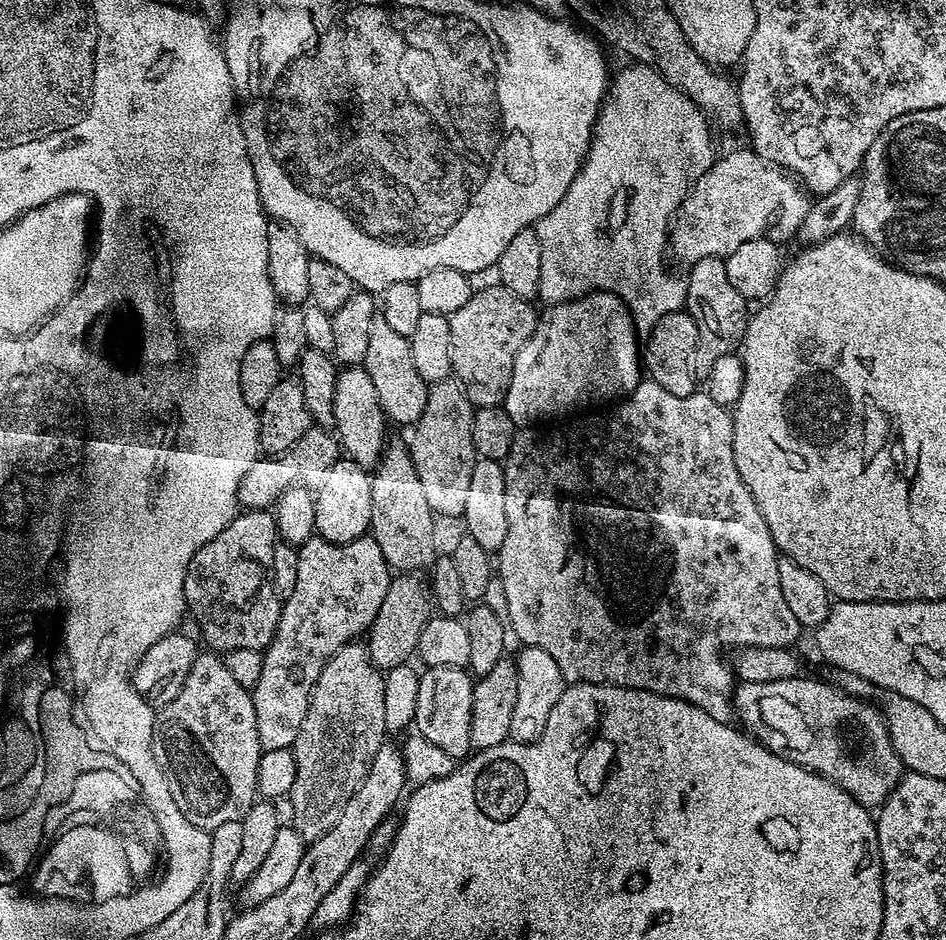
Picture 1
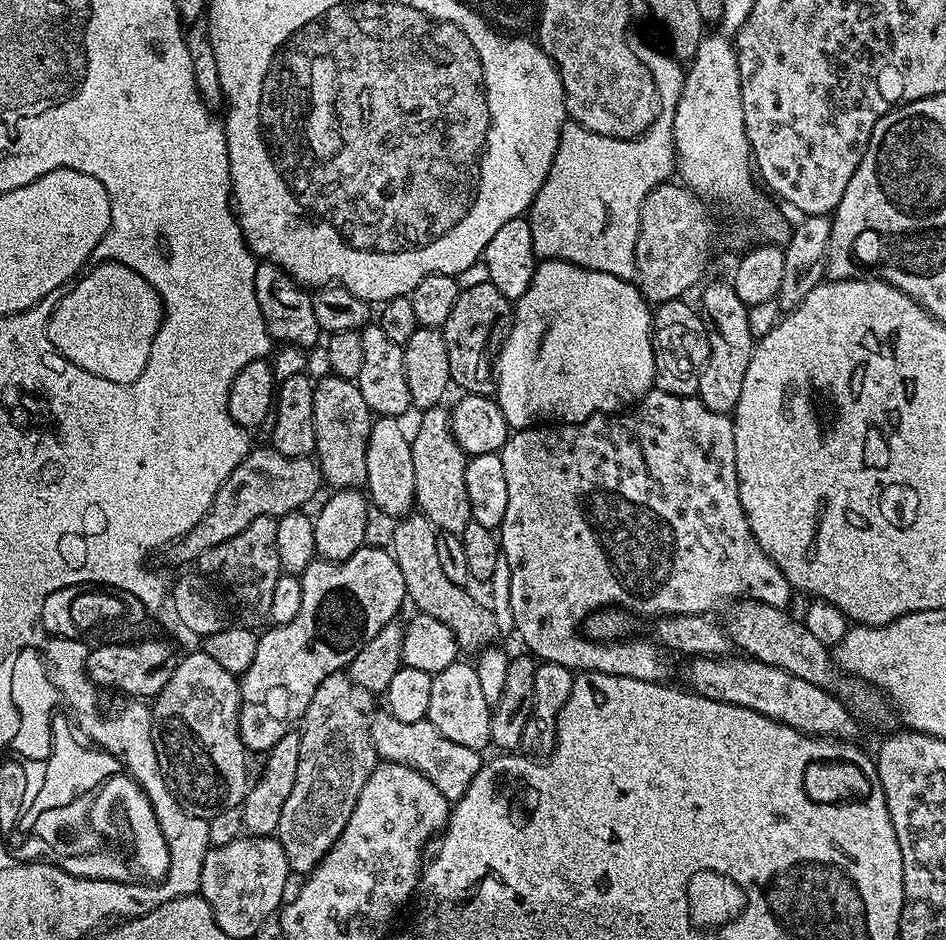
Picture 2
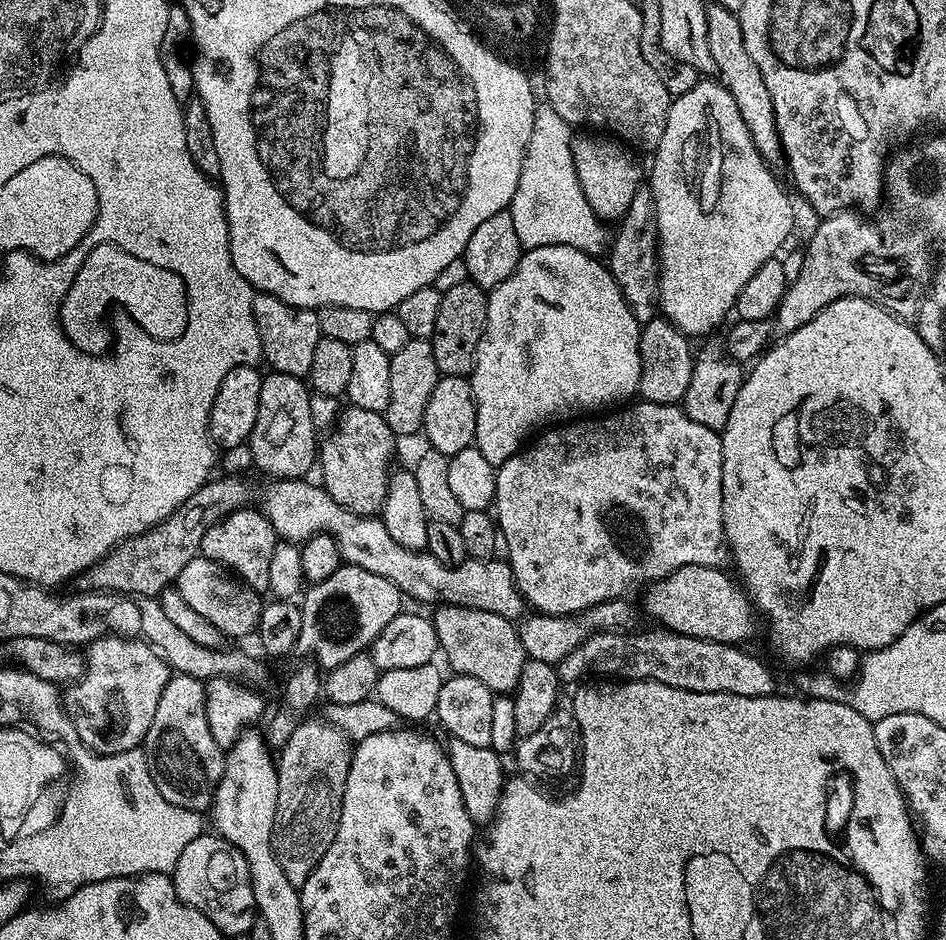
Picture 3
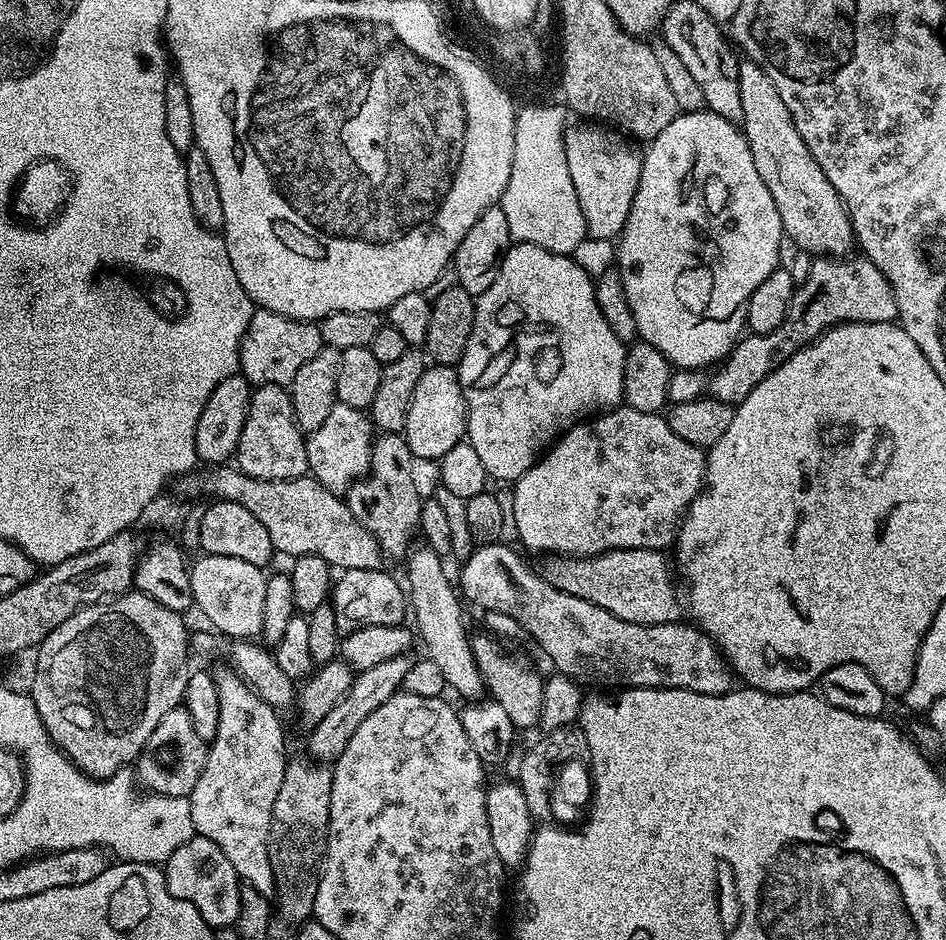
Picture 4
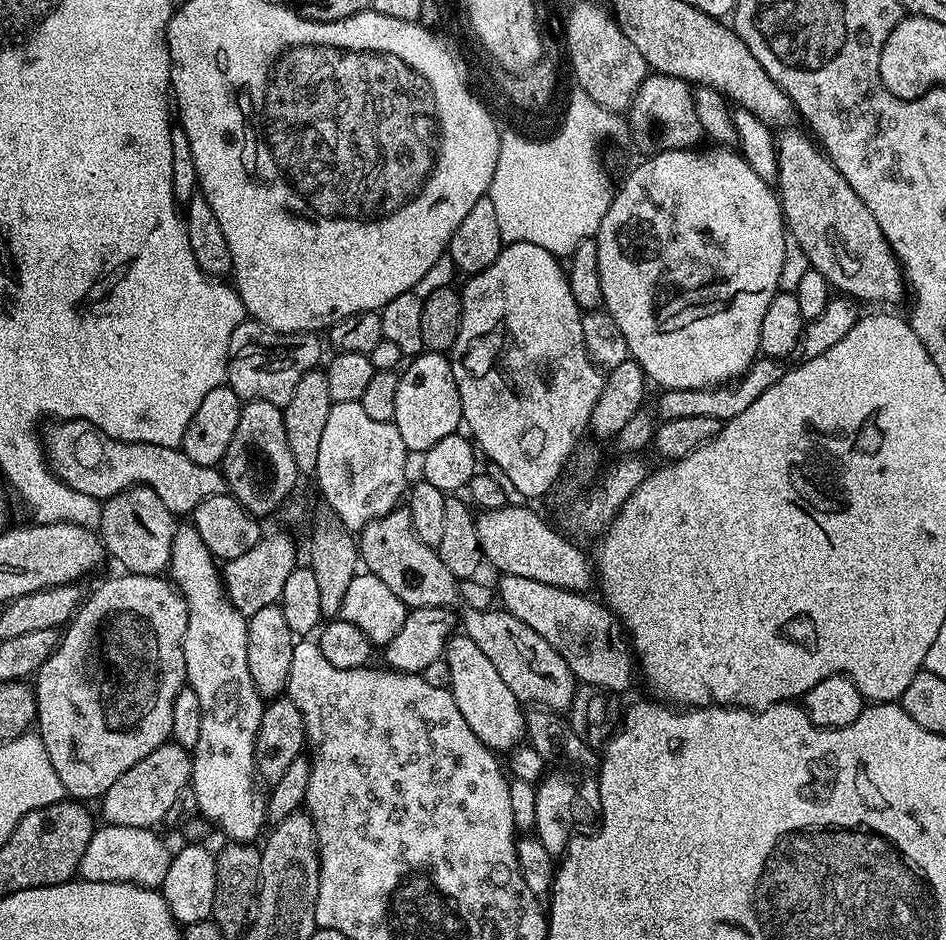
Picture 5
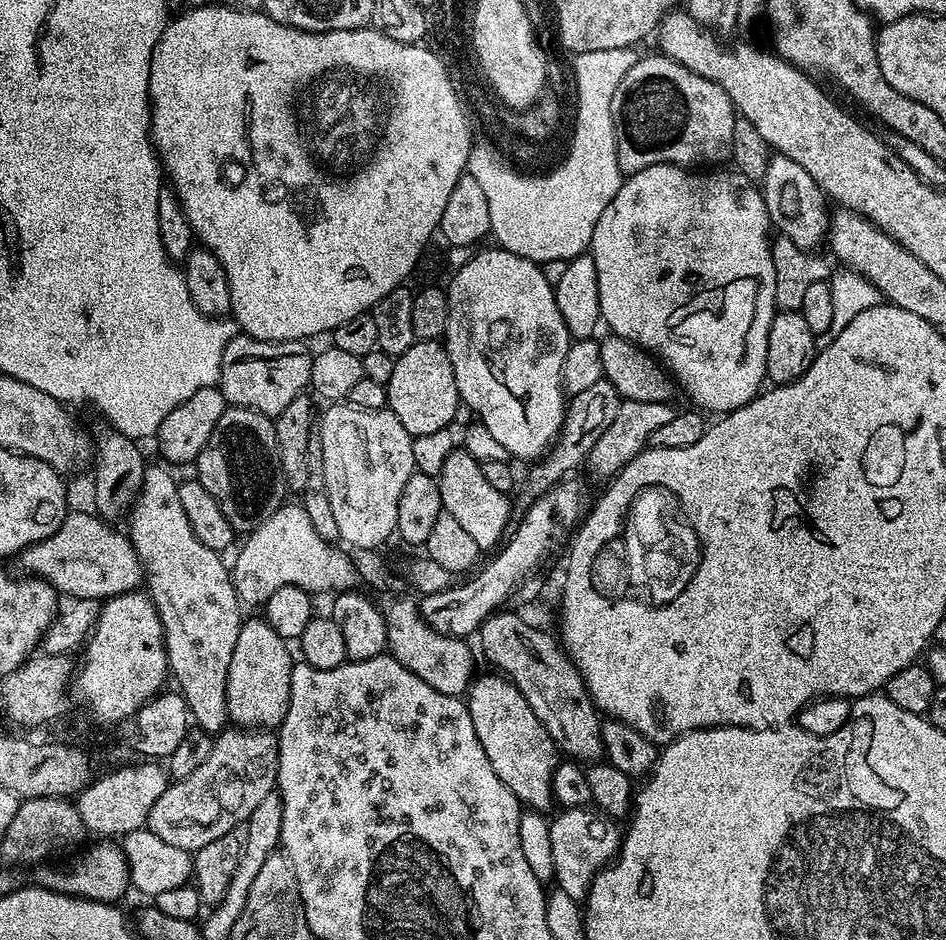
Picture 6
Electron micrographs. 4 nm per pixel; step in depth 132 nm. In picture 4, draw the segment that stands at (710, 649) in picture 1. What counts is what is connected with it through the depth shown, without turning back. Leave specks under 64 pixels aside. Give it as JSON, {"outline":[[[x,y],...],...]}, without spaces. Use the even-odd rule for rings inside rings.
{"outline":[[[627,406],[613,408],[603,414],[597,414],[581,423],[573,424],[567,432],[563,433],[547,449],[546,454],[541,455],[526,474],[522,474],[511,485],[514,496],[514,530],[520,535],[520,540],[532,552],[552,552],[557,557],[561,556],[597,556],[610,550],[619,548],[655,548],[664,550],[675,541],[676,530],[684,513],[692,504],[692,499],[699,496],[705,487],[704,474],[706,471],[705,449],[685,442],[678,438],[674,430],[670,430],[667,419],[660,412],[643,412]]]}

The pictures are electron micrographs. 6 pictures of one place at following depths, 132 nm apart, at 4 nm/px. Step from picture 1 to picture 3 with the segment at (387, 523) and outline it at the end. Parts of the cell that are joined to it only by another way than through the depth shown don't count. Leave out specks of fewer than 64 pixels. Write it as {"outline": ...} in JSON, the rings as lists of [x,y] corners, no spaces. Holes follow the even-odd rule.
{"outline":[[[445,604],[436,610],[430,619],[440,643],[439,651],[448,659],[451,671],[457,676],[478,678],[493,694],[515,693],[526,659],[517,625],[505,616],[457,604]]]}

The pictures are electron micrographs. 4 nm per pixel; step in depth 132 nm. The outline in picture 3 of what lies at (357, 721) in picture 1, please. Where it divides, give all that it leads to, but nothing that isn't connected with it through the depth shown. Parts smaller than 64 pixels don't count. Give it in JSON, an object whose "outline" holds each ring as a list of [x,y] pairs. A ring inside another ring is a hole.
{"outline":[[[305,718],[290,734],[290,742],[279,749],[278,810],[274,810],[272,845],[274,858],[282,866],[286,878],[302,886],[306,878],[322,862],[322,854],[330,850],[338,822],[342,818],[342,794],[346,790],[346,774],[350,774],[353,741],[342,730],[323,718]]]}

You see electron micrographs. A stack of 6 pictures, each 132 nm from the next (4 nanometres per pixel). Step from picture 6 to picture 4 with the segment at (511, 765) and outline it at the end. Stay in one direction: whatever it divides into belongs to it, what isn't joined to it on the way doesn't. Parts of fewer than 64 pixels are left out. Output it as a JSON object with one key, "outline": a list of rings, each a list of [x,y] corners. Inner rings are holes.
{"outline":[[[427,546],[413,547],[406,557],[408,563],[408,584],[410,589],[410,612],[416,615],[415,631],[418,640],[424,643],[427,659],[434,661],[442,670],[442,678],[449,689],[452,688],[468,702],[475,701],[475,696],[484,696],[486,687],[484,678],[478,670],[474,658],[470,631],[464,625],[464,612],[460,609],[461,597],[457,589],[448,581],[444,573],[445,561],[433,548]]]}

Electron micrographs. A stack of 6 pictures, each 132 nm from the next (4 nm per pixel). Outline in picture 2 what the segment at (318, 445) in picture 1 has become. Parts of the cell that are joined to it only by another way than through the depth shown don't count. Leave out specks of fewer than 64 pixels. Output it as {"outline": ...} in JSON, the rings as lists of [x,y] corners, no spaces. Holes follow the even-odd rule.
{"outline":[[[271,446],[253,447],[230,474],[230,478],[222,482],[218,494],[214,494],[210,510],[200,519],[198,526],[171,545],[172,560],[176,564],[199,561],[200,556],[210,550],[210,546],[222,546],[222,542],[234,538],[234,534],[242,534],[242,530],[246,530],[254,518],[279,518],[288,512],[301,511],[307,500],[315,498],[319,488],[322,488],[322,477],[315,459],[287,456]]]}

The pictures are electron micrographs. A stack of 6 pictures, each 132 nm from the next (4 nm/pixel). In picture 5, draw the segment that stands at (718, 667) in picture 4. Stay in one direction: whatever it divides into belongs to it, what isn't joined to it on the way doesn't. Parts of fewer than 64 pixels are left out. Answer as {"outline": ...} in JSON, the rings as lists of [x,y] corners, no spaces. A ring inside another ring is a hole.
{"outline":[[[504,574],[499,579],[499,603],[514,614],[514,618],[526,622],[530,630],[542,634],[542,638],[566,658],[580,684],[598,686],[617,694],[624,694],[631,686],[634,656],[625,629],[599,599],[591,600],[591,595],[555,588],[546,582],[534,582],[534,578]]]}

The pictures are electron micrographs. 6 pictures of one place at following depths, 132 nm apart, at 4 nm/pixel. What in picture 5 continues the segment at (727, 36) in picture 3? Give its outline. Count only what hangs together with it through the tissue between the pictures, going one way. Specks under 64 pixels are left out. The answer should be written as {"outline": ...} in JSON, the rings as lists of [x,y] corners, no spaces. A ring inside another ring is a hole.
{"outline":[[[788,126],[784,132],[775,137],[776,139],[776,183],[780,197],[780,208],[784,212],[784,223],[787,231],[796,239],[796,244],[800,247],[802,255],[808,259],[807,263],[837,293],[851,298],[853,301],[873,300],[876,306],[888,306],[895,300],[900,300],[906,296],[906,281],[904,270],[900,267],[900,261],[892,252],[892,247],[886,242],[882,234],[882,226],[878,226],[878,221],[874,219],[874,214],[866,210],[866,202],[854,194],[850,182],[832,164],[831,160],[824,155],[818,147],[817,141],[813,139],[807,131]]]}

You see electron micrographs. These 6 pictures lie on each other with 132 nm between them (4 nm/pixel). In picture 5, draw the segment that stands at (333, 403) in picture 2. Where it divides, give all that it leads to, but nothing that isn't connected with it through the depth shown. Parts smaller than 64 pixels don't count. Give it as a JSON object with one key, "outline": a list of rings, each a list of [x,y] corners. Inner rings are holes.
{"outline":[[[397,506],[380,518],[374,518],[365,528],[359,529],[358,547],[363,567],[372,572],[410,610],[413,608],[434,608],[452,606],[458,600],[458,581],[442,562],[437,549],[426,546],[418,534],[414,534],[414,522],[410,522],[407,507]],[[493,606],[487,612],[465,611],[463,635],[468,636],[478,645],[478,650],[490,658],[494,670],[502,677],[502,682],[510,686],[517,700],[532,706],[543,706],[553,710],[567,710],[578,687],[576,676],[570,670],[566,658],[542,638],[526,622],[514,618],[506,610]]]}

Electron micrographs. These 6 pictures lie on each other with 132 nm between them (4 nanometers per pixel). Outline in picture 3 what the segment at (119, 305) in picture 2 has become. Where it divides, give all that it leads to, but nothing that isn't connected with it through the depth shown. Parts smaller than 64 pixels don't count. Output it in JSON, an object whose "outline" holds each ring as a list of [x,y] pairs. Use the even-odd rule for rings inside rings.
{"outline":[[[99,244],[84,255],[82,266],[72,272],[72,285],[60,307],[62,330],[66,338],[70,338],[74,346],[78,346],[78,350],[90,354],[105,354],[109,351],[110,336],[108,340],[108,328],[104,325],[104,315],[107,314],[111,303],[121,304],[137,326],[157,338],[184,332],[188,325],[188,295],[186,286],[182,278],[178,278],[178,274],[170,270],[162,270],[162,266],[142,262],[142,258],[134,258],[134,254],[126,254],[126,250],[113,244]]]}

